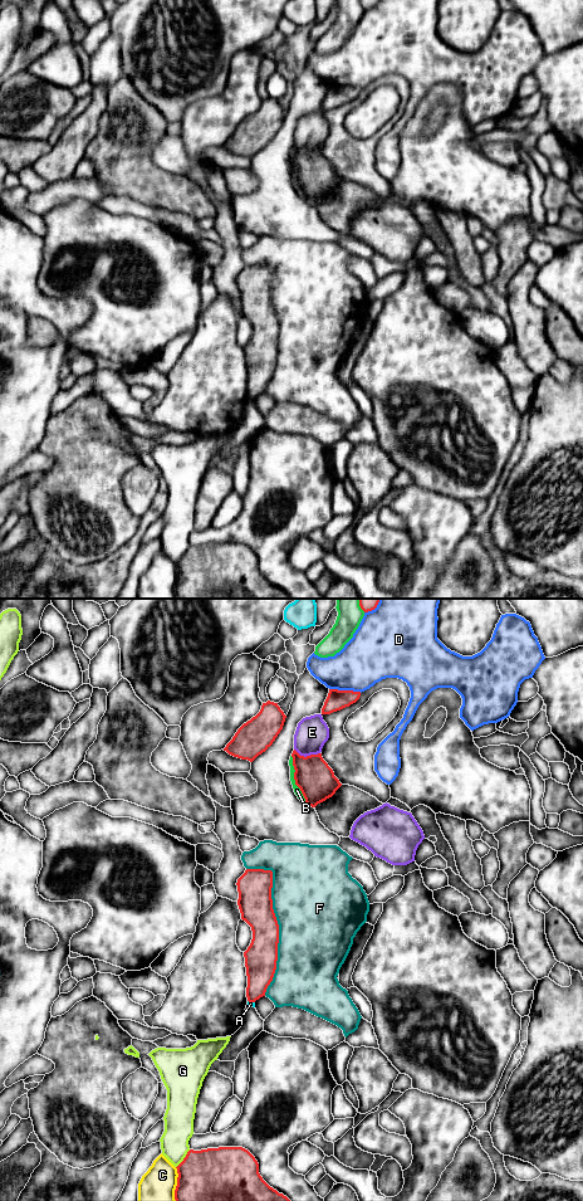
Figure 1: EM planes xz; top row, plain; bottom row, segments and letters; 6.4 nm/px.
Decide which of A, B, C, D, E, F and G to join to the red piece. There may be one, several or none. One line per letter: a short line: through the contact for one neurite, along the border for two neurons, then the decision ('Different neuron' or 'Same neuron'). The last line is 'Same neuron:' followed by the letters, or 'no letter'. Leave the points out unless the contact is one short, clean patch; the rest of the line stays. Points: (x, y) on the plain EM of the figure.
A: Different neuron
B: Different neuron
C: Different neuron
D: Different neuron
E: Different neuron
F: Different neuron
G: Different neuron
Same neuron: no letter

